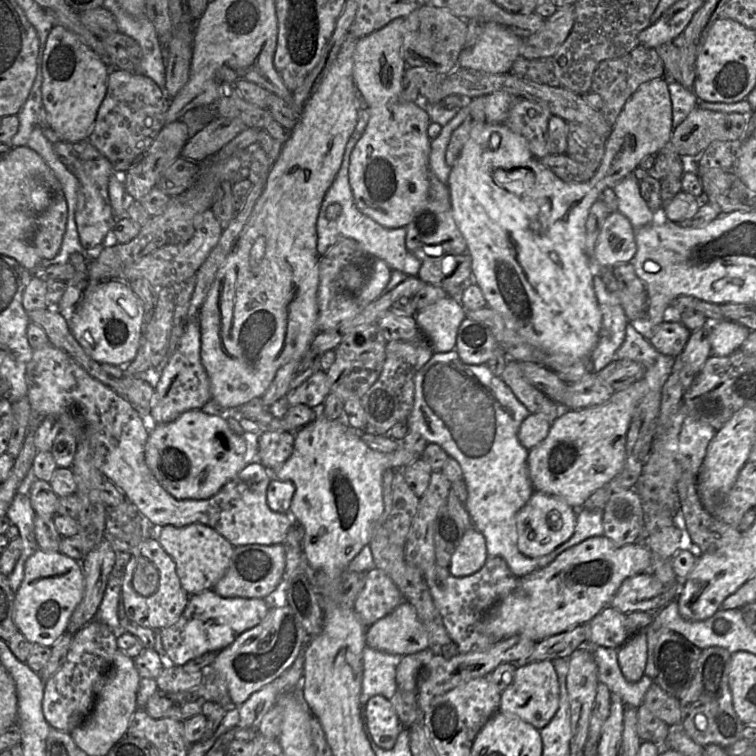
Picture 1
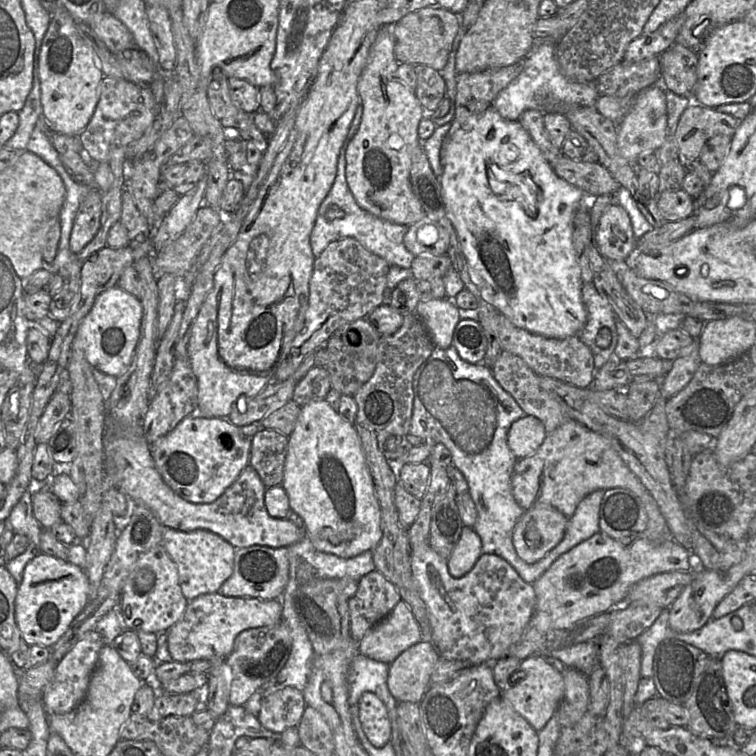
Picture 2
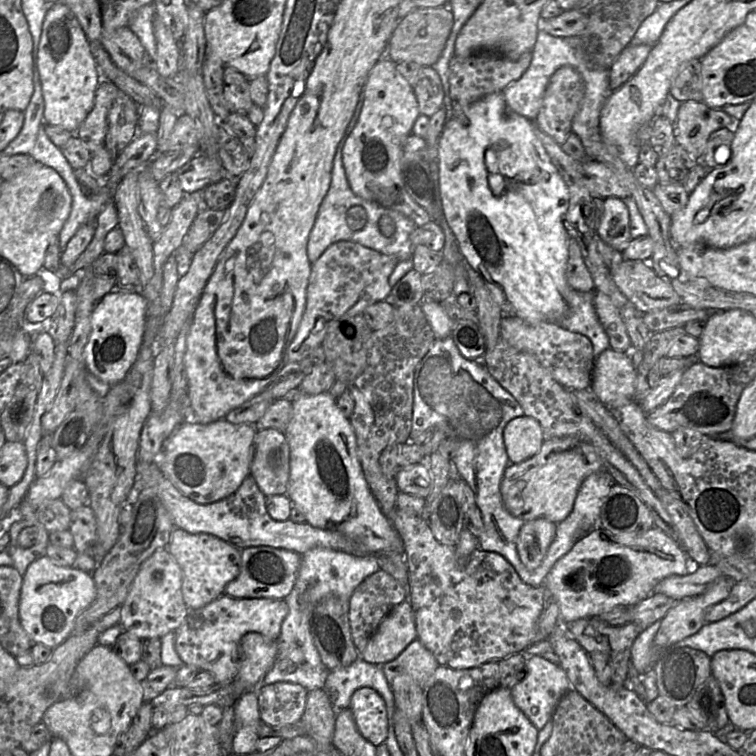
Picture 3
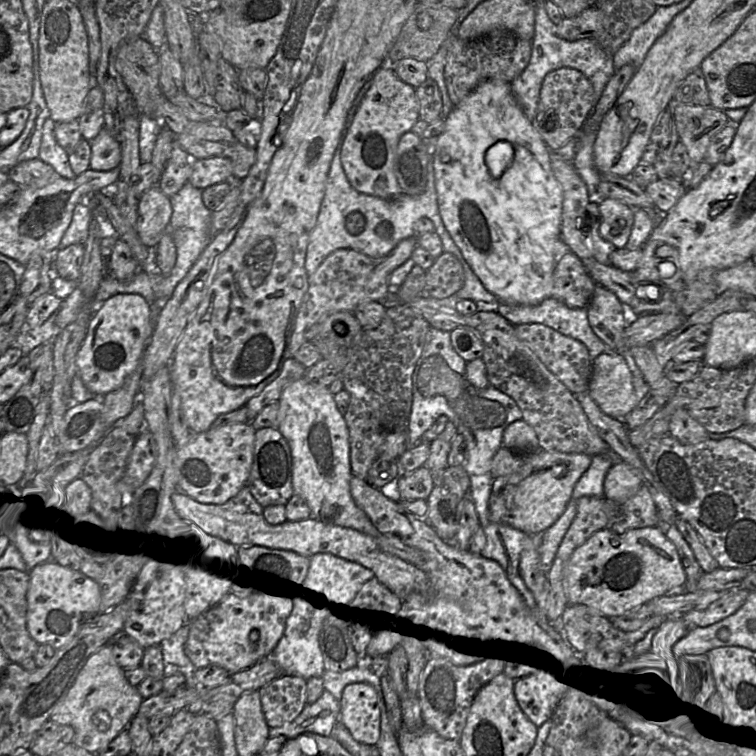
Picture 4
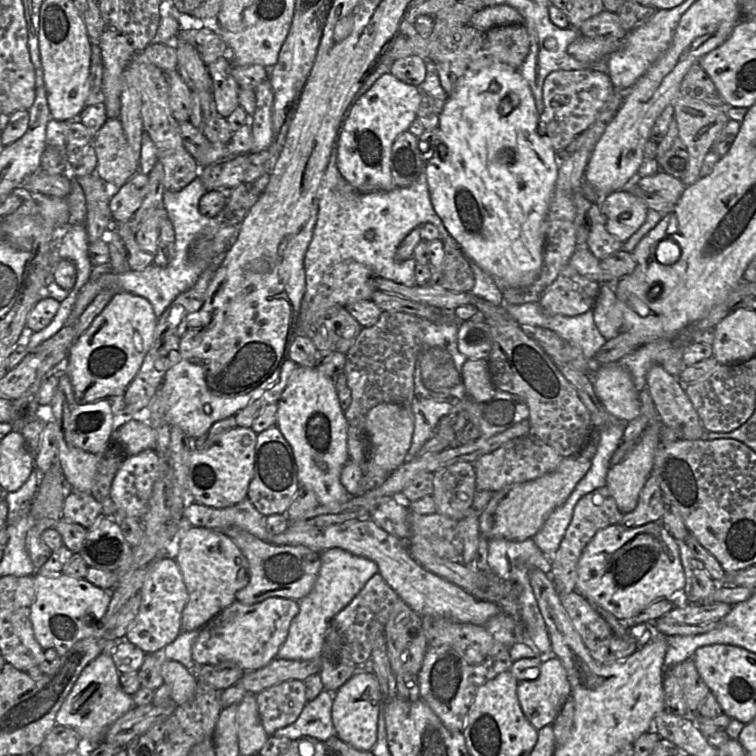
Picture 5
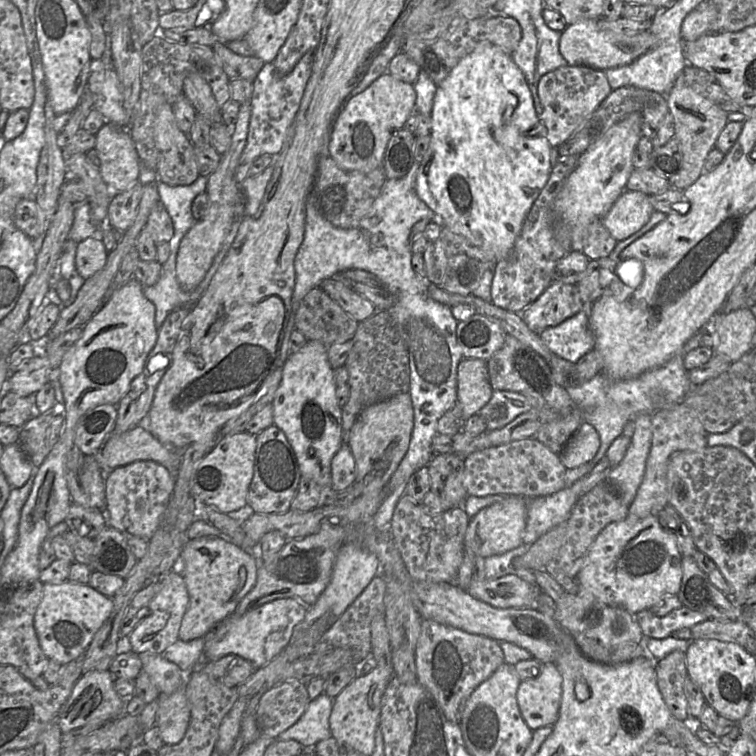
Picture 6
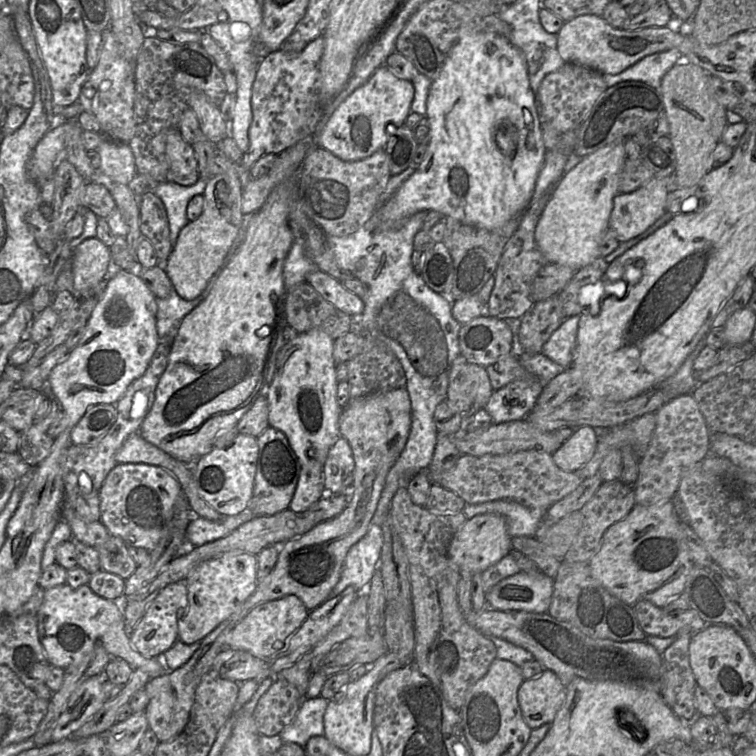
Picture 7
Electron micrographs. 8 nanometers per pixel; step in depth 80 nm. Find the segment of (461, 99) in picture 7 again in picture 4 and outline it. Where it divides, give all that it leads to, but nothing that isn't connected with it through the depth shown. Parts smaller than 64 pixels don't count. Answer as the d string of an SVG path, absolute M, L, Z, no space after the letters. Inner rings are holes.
M501 80L483 82L460 104L454 106L450 114L445 118L444 131L438 140L436 151L433 155L435 186L440 215L446 229L460 248L466 261L480 278L484 286L493 293L501 303L513 305L537 305L545 299L552 297L554 272L557 265L555 260L555 245L557 241L561 239L563 190L561 184L554 175L550 157L551 150L542 139L533 122L524 114L517 103L512 92L511 83ZM499 141L511 143L514 147L514 156L507 168L503 169L502 175L495 177L490 173L486 163L486 152Z

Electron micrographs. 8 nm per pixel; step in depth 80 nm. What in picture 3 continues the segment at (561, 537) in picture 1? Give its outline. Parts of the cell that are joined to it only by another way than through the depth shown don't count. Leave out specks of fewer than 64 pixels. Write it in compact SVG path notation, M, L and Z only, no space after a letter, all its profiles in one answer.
M537 518L522 525L517 537L517 551L527 570L534 570L541 564L555 538L557 524Z

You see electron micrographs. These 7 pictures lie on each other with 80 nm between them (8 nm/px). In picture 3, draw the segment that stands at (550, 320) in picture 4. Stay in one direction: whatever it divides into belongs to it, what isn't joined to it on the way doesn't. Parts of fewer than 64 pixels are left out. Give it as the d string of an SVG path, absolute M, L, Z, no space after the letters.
M566 291L567 312L557 322L562 328L586 336L592 343L595 358L610 349L609 338L594 308L594 292Z

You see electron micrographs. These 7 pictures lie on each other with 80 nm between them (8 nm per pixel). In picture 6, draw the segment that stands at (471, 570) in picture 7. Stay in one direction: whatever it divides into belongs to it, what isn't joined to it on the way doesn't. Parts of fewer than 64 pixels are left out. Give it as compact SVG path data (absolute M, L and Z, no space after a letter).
M505 495L501 501L480 510L470 519L468 528L473 524L477 528L477 536L480 539L478 555L484 558L500 555L523 544L522 537L526 527L527 501L528 499L521 496Z

